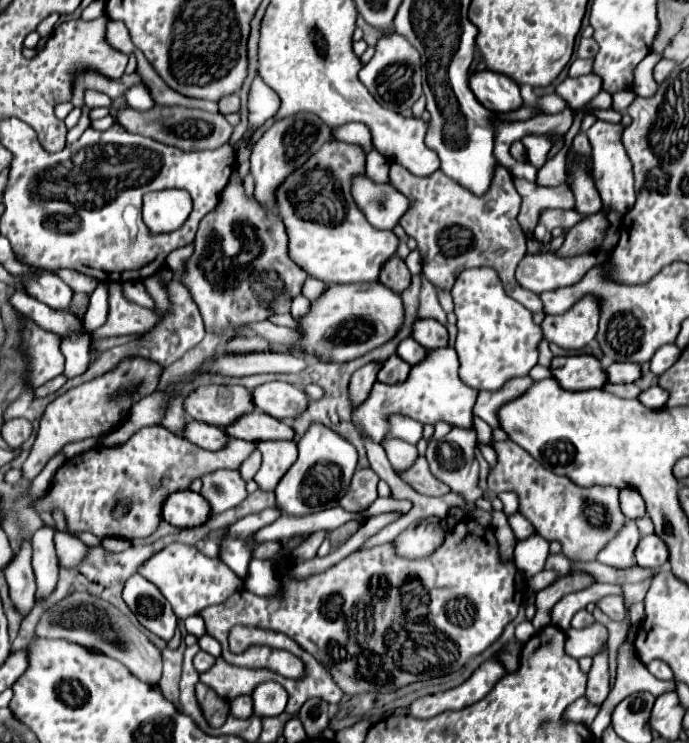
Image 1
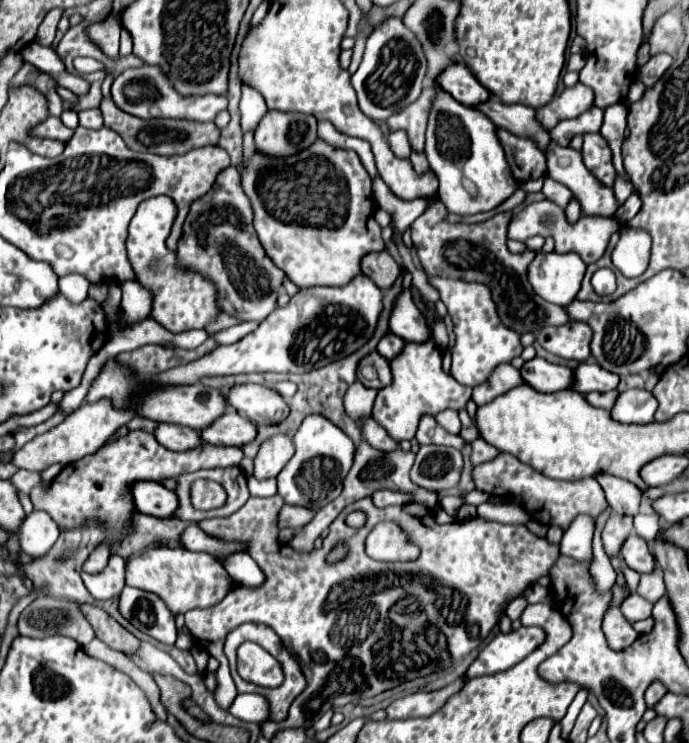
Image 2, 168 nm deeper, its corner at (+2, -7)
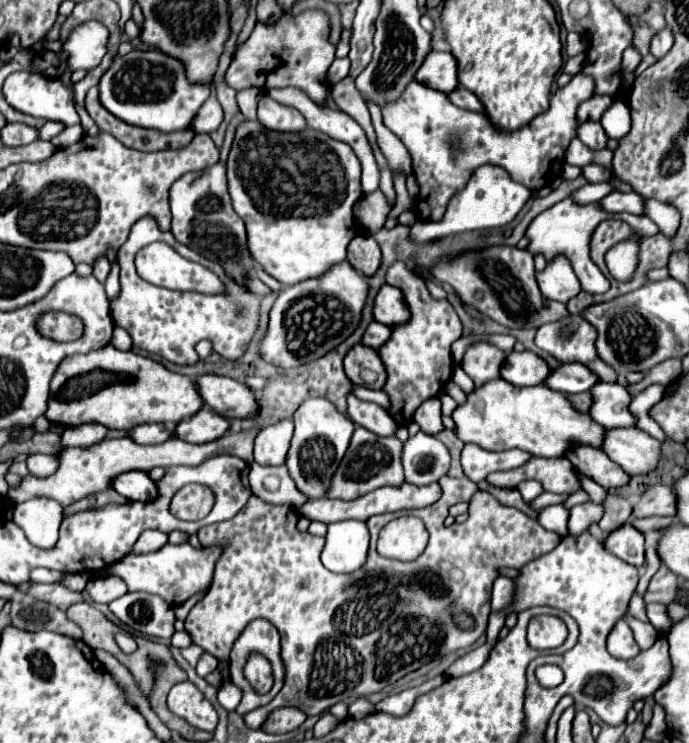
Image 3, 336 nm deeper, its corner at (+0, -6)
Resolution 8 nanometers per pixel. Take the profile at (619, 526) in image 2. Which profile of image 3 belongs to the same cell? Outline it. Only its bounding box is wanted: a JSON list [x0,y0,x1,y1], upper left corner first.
[598,493,632,533]

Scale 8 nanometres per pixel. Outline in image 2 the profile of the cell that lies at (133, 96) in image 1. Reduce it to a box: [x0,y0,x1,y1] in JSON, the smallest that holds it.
[112,66,228,122]

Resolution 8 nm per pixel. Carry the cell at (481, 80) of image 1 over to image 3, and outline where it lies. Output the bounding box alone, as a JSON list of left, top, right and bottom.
[414,51,458,93]

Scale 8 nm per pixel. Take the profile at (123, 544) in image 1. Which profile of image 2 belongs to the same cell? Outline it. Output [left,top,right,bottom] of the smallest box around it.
[82,554,124,600]

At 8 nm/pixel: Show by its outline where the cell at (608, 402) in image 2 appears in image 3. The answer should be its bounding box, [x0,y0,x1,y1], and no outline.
[566,393,592,413]

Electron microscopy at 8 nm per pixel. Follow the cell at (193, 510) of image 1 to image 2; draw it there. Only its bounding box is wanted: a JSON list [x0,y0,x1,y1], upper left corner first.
[132,482,180,518]

